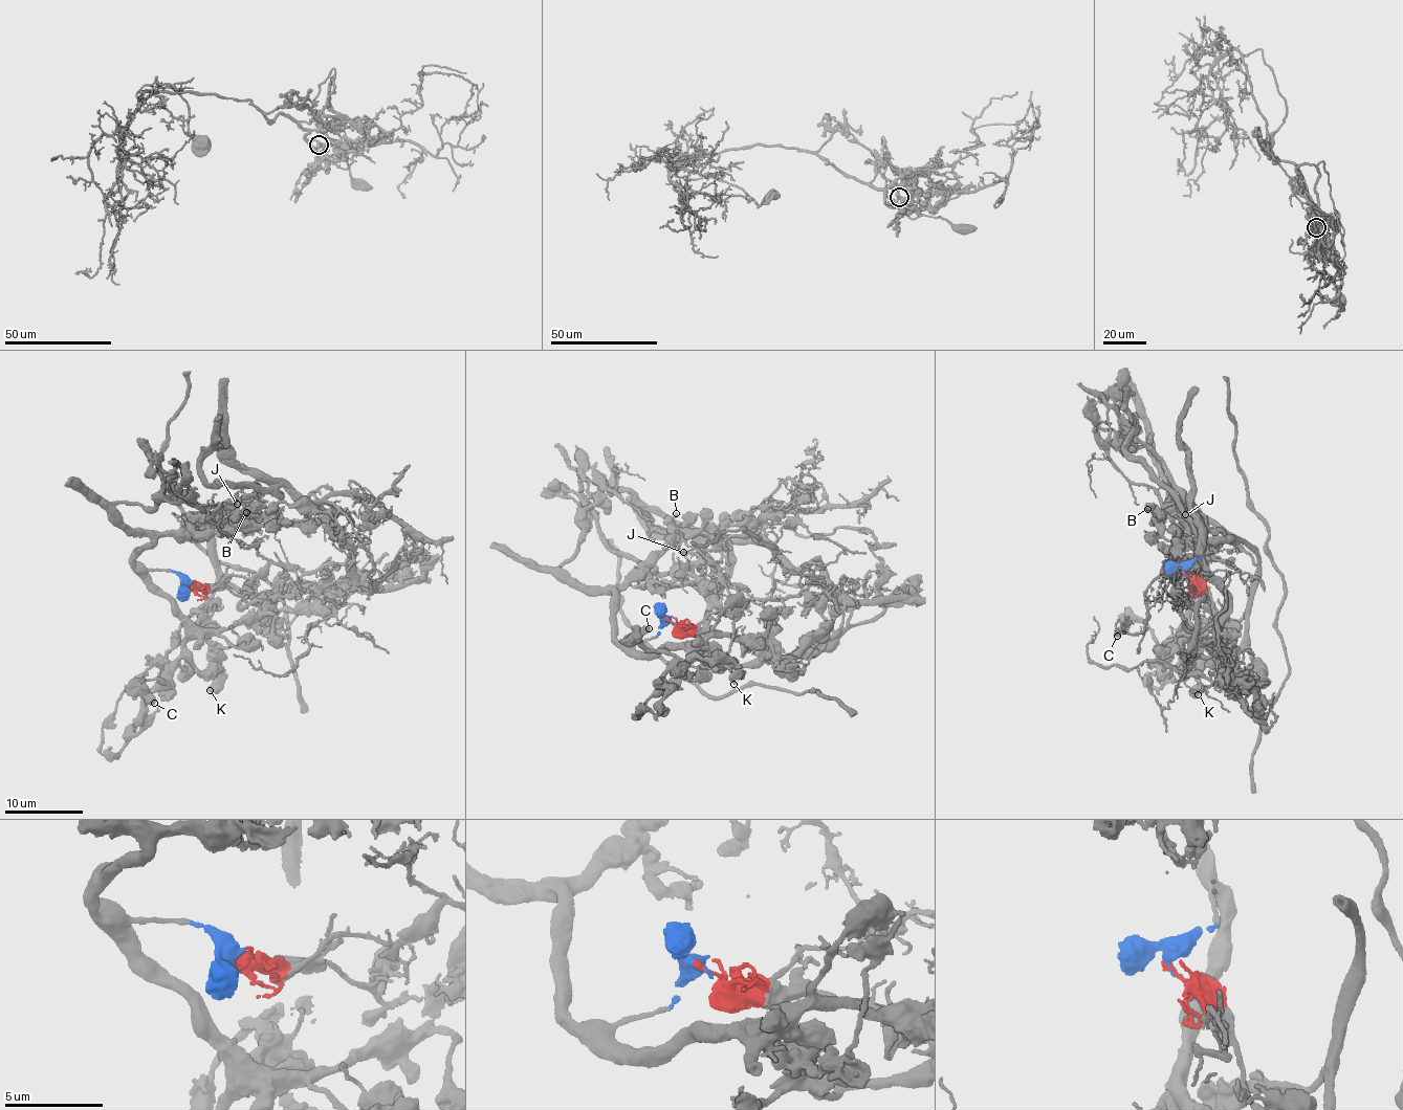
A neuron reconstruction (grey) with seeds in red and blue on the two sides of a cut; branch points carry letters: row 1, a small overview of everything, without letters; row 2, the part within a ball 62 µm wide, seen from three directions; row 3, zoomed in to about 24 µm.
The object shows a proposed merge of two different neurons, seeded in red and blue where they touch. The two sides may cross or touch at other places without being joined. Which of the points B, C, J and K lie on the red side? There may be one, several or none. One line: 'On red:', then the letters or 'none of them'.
On red: J

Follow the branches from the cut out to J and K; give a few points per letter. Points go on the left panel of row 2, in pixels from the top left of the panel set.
J: (188, 587), (219, 585), (228, 576), (259, 574), (268, 562), (259, 554), (255, 538), (240, 523), (236, 505)
K: (188, 587), (175, 573), (146, 572), (185, 627), (192, 664), (221, 669), (221, 681), (210, 691)

